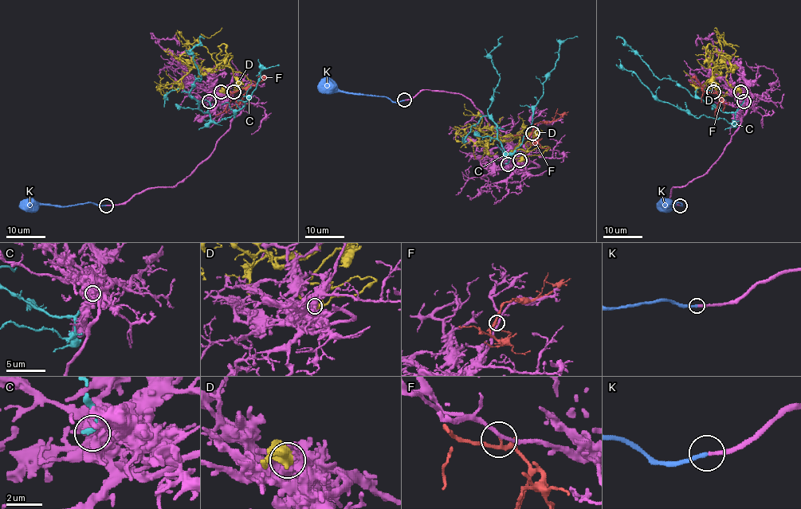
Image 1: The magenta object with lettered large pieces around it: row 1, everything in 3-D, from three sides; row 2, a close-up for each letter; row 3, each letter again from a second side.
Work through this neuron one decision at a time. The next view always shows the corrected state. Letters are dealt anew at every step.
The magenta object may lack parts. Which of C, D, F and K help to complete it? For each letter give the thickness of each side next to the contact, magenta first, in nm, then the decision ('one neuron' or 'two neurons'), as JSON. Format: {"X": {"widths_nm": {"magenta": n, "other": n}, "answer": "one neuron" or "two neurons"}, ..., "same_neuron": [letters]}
{"C": {"widths_nm": {"magenta": 340, "other": 280}, "answer": "two neurons"}, "D": {"widths_nm": {"magenta": 650, "other": 750}, "answer": "two neurons"}, "F": {"widths_nm": {"magenta": 190, "other": 180}, "answer": "two neurons"}, "K": {"widths_nm": {"magenta": 240, "other": 240}, "answer": "one neuron"}, "same_neuron": ["K"]}

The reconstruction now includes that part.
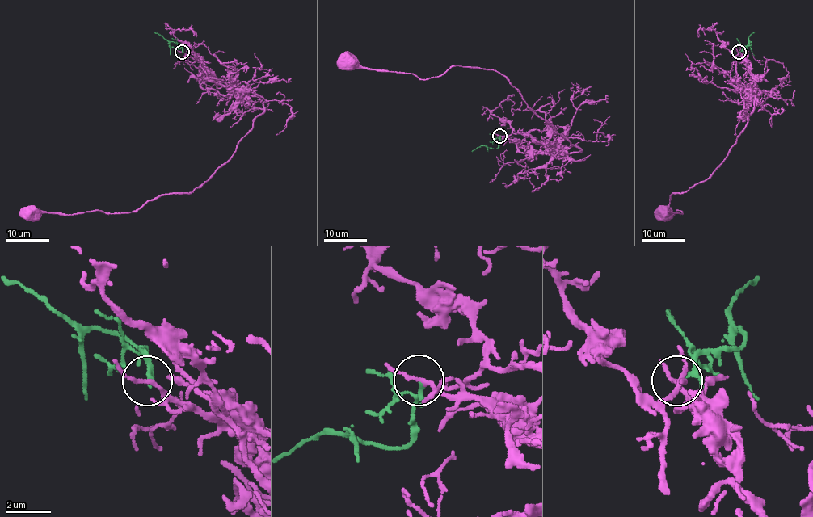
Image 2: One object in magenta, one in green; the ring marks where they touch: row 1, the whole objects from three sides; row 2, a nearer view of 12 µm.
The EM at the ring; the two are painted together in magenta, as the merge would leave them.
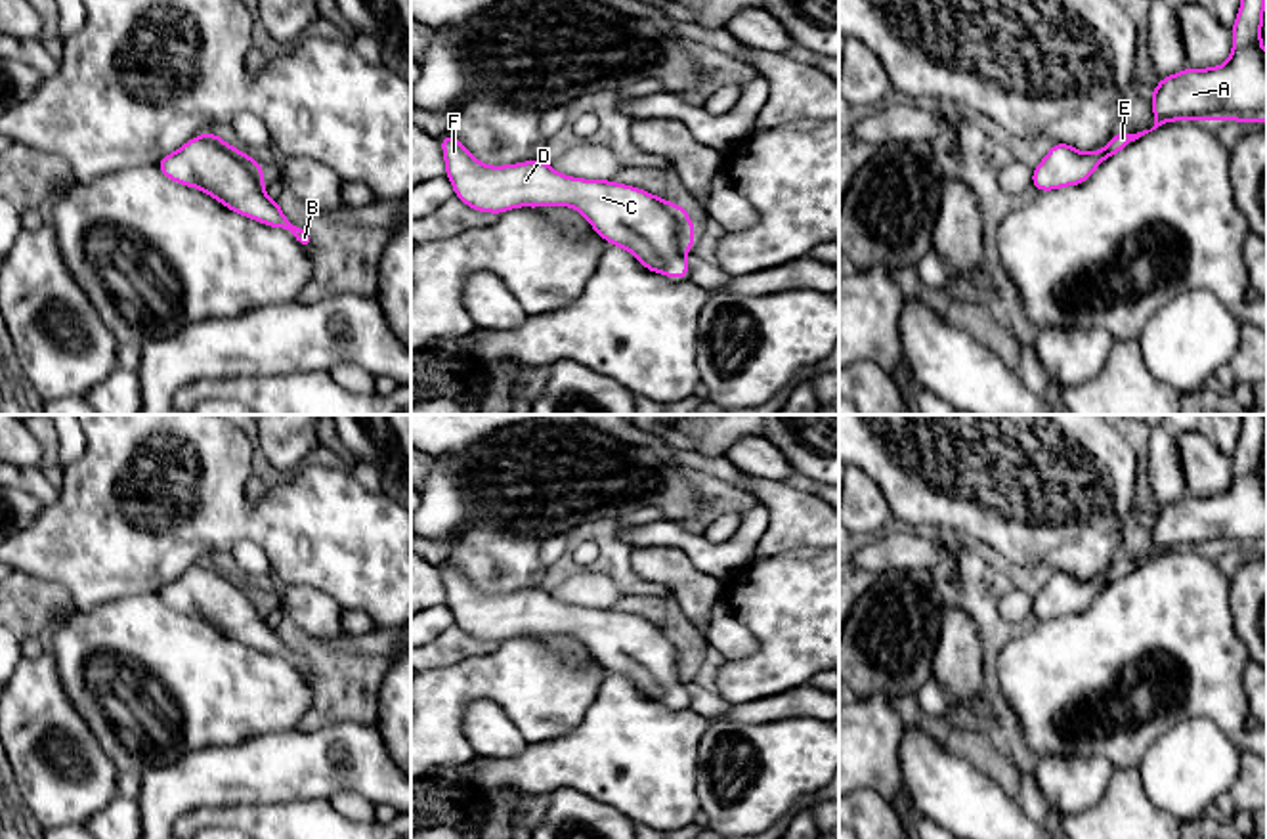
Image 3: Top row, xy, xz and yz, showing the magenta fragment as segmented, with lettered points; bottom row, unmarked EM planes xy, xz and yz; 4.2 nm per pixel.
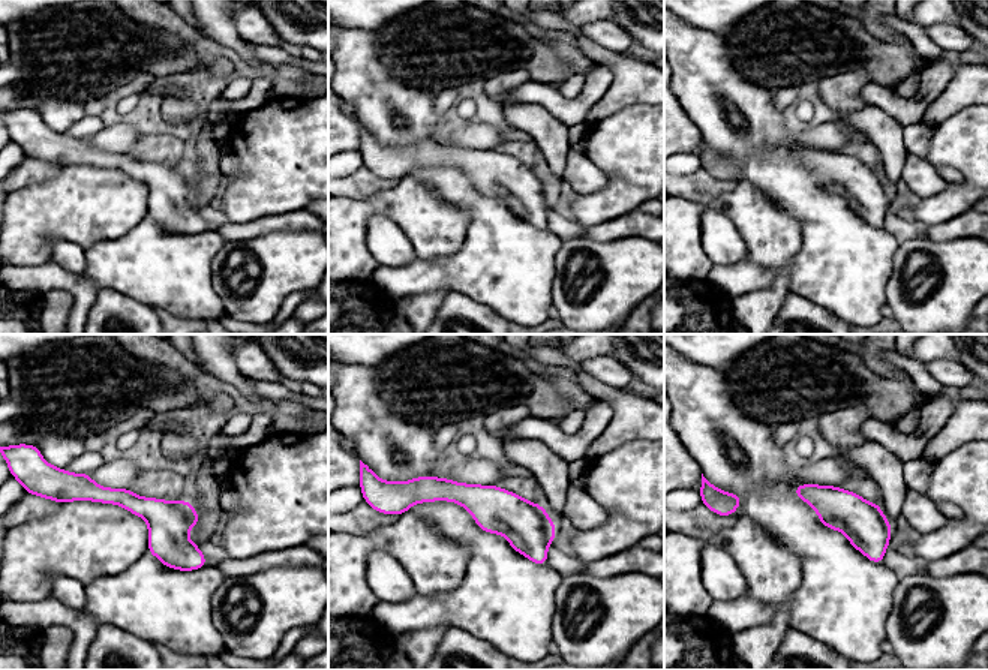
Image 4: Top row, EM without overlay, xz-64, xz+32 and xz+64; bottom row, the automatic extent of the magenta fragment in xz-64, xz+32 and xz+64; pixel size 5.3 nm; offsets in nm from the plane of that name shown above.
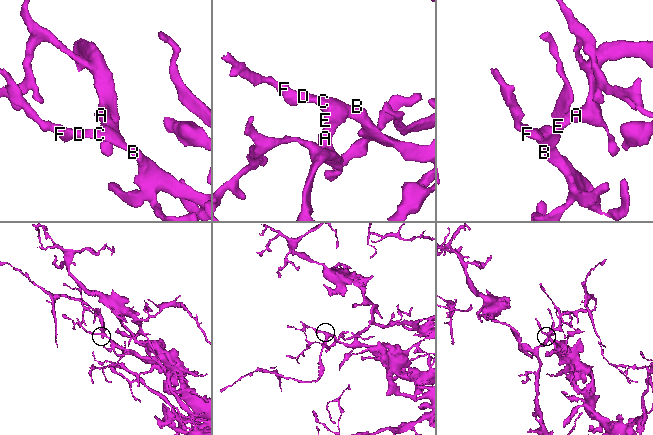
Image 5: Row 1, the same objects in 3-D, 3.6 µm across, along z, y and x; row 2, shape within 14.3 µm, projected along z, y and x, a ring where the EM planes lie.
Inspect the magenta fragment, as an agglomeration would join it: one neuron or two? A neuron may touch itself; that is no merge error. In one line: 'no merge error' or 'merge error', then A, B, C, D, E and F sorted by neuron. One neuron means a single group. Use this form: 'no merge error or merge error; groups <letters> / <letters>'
no merge error; groups A B C D E F

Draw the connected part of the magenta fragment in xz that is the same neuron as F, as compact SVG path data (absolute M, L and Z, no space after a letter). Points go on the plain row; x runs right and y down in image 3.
M451 562L440 571L445 606L470 636L499 644L516 635L573 635L604 669L633 680L646 698L688 707L686 680L698 669L680 633L610 608L569 606L547 589L487 594Z

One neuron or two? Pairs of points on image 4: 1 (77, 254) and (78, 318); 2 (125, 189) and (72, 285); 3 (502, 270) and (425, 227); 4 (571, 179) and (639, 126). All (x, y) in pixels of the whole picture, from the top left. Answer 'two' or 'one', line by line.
1: two
2: two
3: two
4: two

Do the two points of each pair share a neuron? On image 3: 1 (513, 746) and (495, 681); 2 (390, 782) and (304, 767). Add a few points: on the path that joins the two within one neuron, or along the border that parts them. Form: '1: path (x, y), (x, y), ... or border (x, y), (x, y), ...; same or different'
1: border (465, 706), (472, 700), (492, 700), (528, 742); different
2: path (369, 773), (335, 773), (325, 767); same

